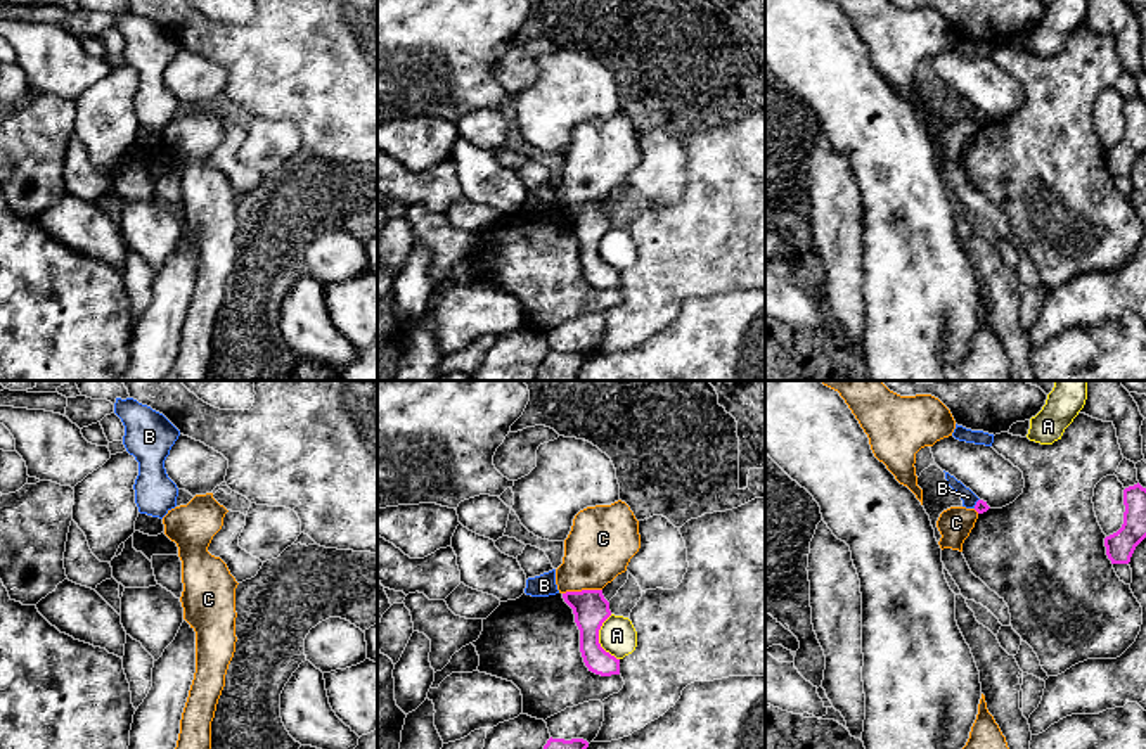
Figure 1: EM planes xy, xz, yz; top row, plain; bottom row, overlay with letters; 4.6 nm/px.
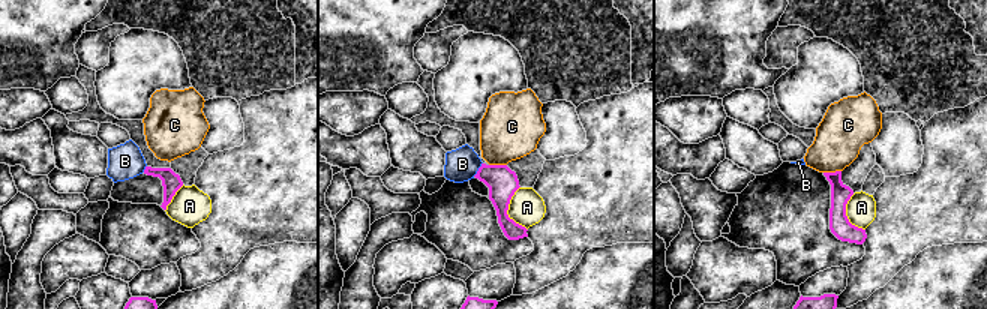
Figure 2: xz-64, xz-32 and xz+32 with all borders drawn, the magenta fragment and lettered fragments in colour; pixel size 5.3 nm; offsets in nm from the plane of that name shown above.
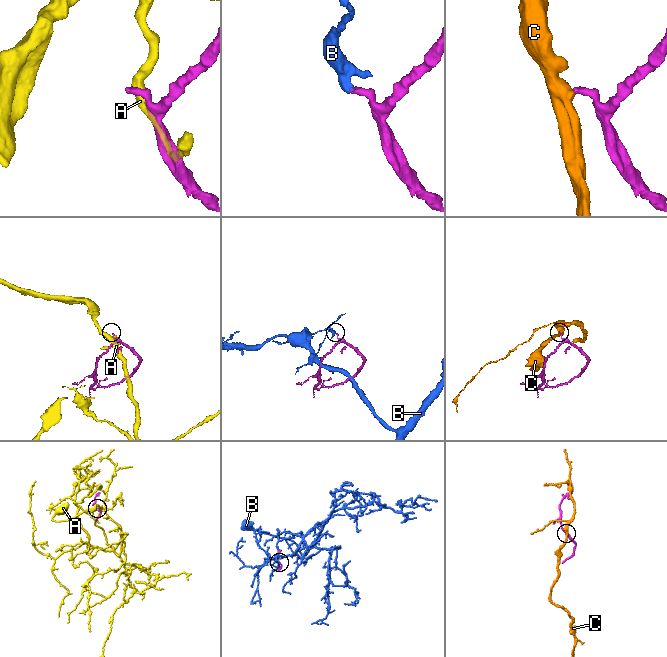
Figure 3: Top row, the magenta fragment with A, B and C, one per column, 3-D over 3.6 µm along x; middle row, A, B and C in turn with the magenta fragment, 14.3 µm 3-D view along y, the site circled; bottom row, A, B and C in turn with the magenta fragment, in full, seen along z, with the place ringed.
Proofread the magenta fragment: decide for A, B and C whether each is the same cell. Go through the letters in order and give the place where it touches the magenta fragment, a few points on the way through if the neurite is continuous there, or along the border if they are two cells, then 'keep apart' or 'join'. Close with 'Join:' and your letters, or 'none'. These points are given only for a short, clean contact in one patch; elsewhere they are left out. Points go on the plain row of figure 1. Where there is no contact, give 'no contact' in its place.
A: contact xz (598, 251); keep apart
B: contact yz (977, 116); border yz (978, 111), (973, 120); keep apart
C: contact xz (582, 203); border xz (601, 201), (566, 203), (563, 206); keep apart
Join: none

